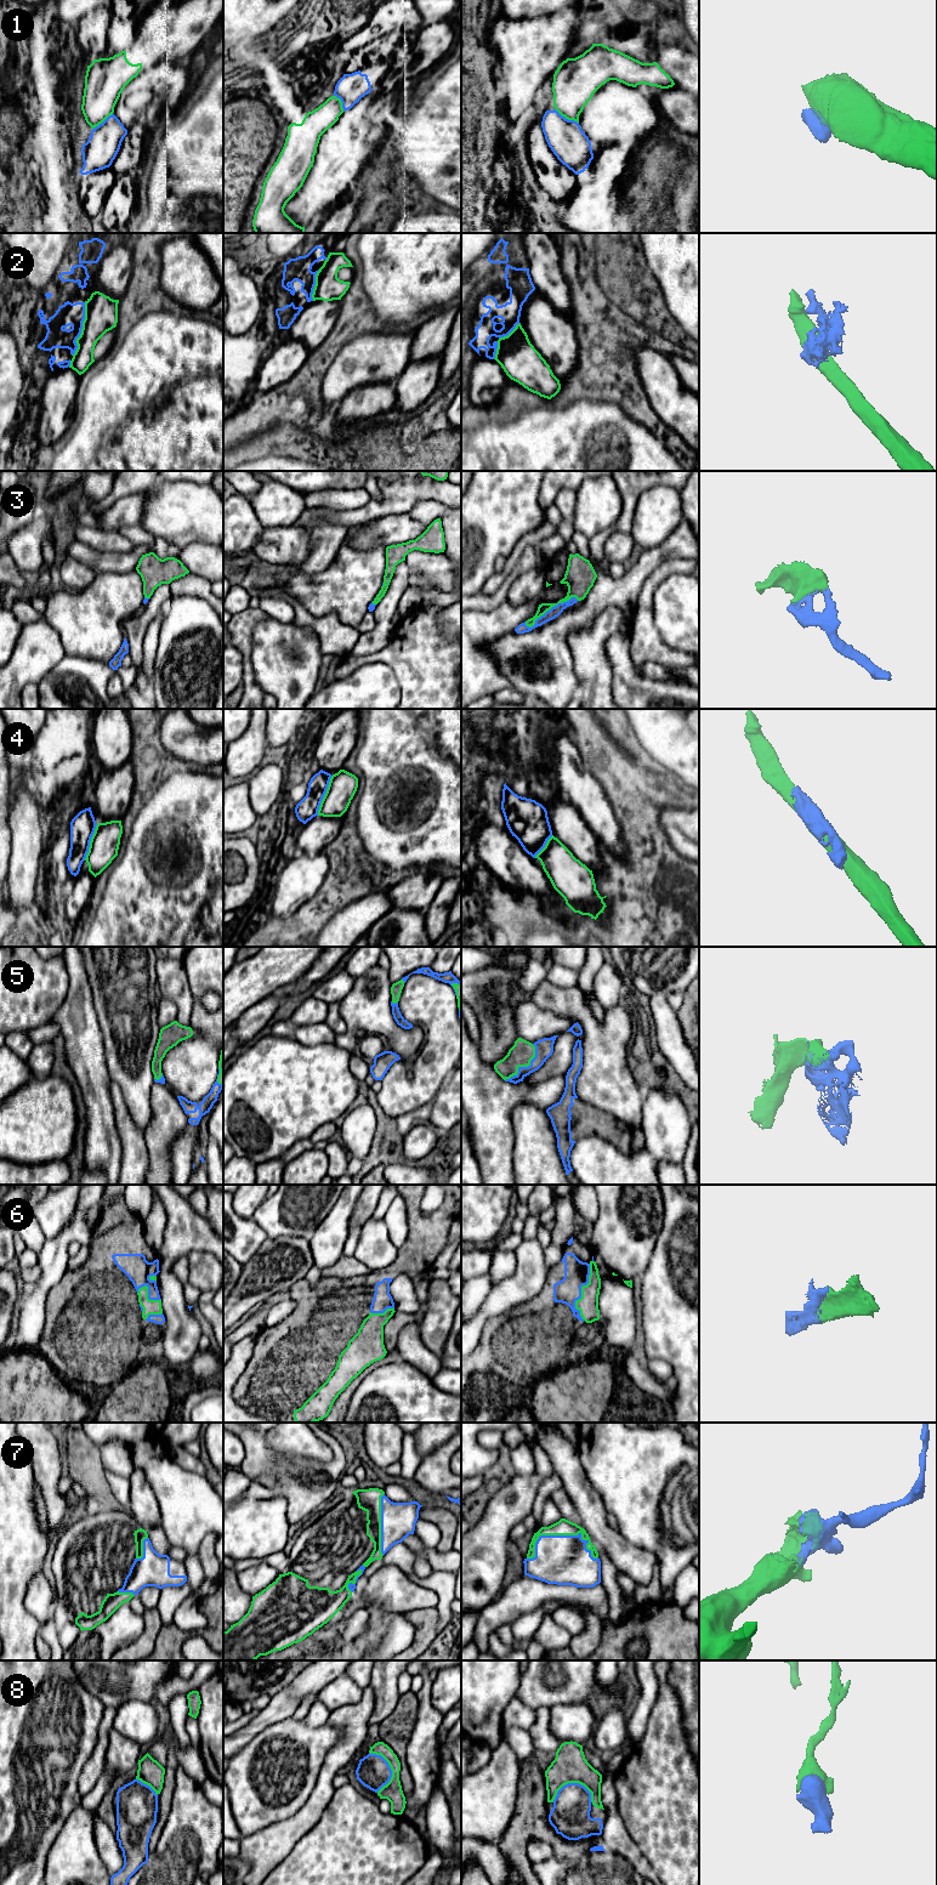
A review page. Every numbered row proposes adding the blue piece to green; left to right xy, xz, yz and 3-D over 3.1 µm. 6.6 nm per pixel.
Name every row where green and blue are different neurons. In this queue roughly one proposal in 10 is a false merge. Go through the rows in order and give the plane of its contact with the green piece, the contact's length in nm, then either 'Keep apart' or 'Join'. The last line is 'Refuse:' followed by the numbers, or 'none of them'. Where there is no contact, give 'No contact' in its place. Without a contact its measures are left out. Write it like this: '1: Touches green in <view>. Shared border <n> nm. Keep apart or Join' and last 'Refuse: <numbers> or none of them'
1: Touches green in yz. Shared border 190 nm. Keep apart
2: Touches green in xy. Shared border 360 nm. Keep apart
3: Touches green in yz. Shared border 400 nm. Join
4: Touches green in xz. Shared border 280 nm. Keep apart
5: Touches green in yz. Shared border 320 nm. Join
6: Touches green in yz. Shared border 380 nm. Join
7: Touches green in yz. Shared border 480 nm. Join
8: Touches green in yz. Shared border 280 nm. Join
Refuse: 1, 2, 4

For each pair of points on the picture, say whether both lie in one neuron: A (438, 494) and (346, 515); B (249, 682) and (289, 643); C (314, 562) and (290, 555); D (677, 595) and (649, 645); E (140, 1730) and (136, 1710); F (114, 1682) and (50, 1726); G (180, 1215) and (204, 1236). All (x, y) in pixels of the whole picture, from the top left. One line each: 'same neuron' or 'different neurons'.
A: same neuron
B: different neurons
C: different neurons
D: different neurons
E: same neuron
F: different neurons
G: same neuron

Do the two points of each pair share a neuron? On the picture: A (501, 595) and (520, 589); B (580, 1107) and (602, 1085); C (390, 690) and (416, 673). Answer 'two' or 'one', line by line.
A: two
B: two
C: two

